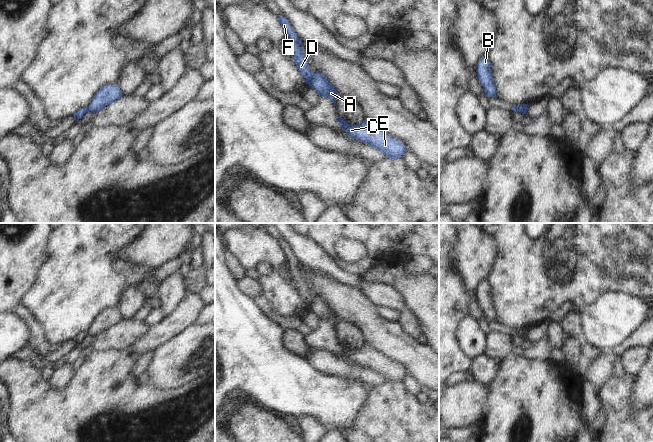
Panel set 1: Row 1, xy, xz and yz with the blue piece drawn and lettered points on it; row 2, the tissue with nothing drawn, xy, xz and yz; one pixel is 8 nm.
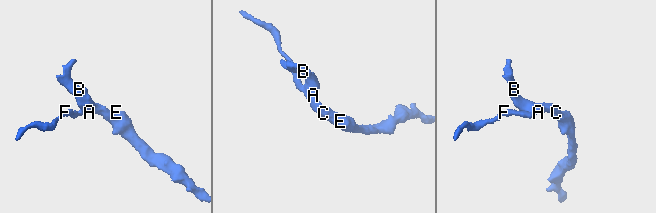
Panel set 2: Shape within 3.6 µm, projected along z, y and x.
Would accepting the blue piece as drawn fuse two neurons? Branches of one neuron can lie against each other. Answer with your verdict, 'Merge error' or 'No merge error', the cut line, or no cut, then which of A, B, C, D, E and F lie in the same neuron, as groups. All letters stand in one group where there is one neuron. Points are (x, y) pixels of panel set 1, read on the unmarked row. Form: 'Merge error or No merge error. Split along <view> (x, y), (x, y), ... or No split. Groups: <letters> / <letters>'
No merge error. No split. Groups: A B C D E F

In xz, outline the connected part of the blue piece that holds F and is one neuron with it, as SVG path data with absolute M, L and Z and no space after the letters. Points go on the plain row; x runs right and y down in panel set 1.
M279 240L277 242L286 258L288 271L290 273L290 277L292 278L294 287L298 295L304 300L306 307L311 310L319 318L319 320L328 321L335 329L337 325L336 321L338 319L335 311L330 307L321 294L317 294L315 297L310 295L308 290L308 280L301 272L302 264L292 253L286 241Z

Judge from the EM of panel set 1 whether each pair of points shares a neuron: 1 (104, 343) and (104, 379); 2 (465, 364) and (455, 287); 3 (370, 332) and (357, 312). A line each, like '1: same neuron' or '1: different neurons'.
1: different neurons
2: same neuron
3: same neuron

